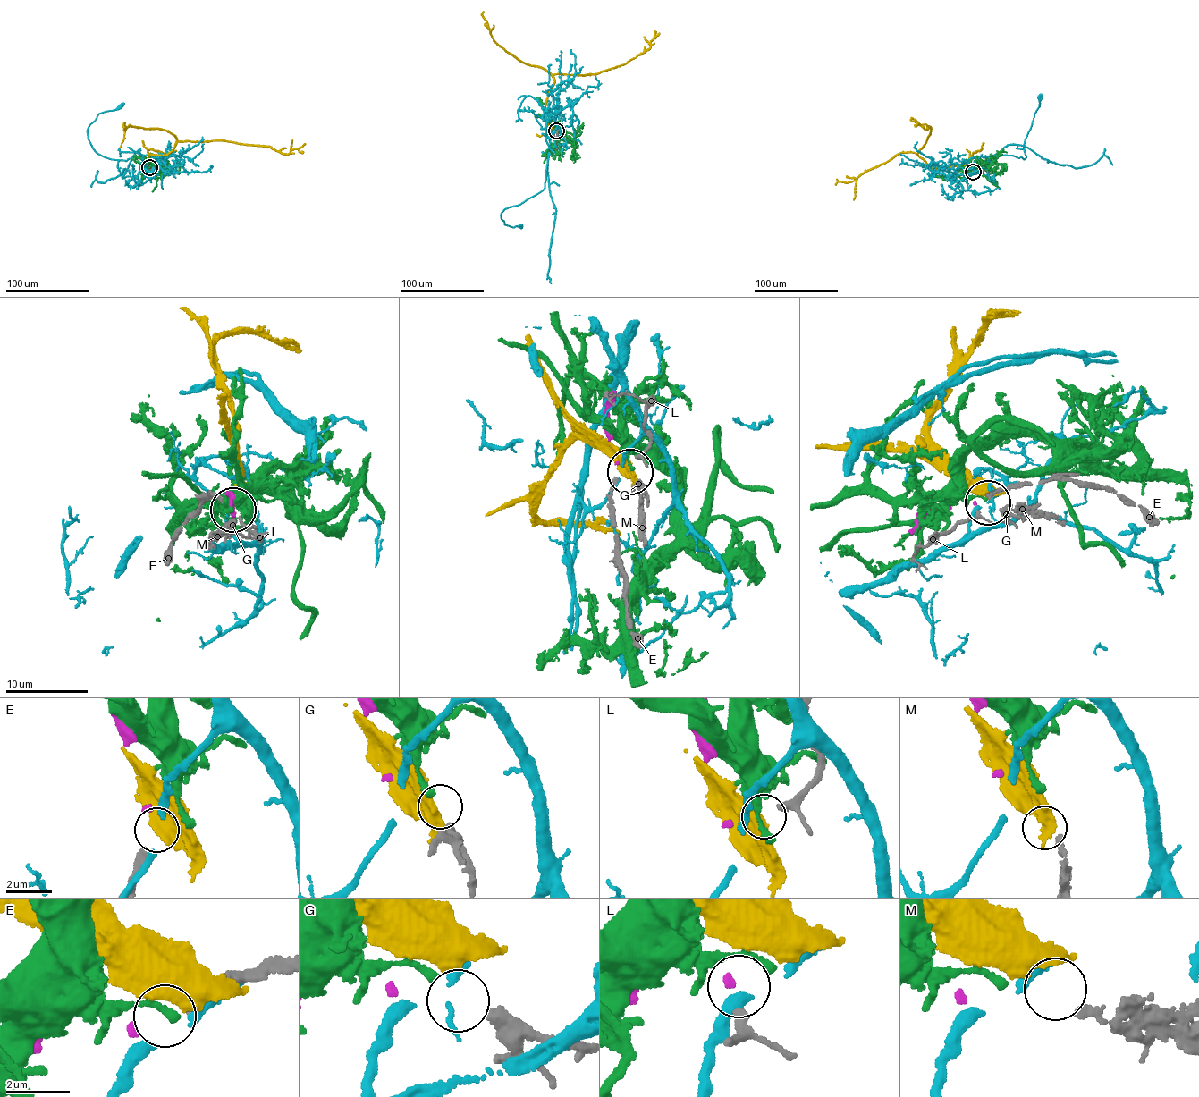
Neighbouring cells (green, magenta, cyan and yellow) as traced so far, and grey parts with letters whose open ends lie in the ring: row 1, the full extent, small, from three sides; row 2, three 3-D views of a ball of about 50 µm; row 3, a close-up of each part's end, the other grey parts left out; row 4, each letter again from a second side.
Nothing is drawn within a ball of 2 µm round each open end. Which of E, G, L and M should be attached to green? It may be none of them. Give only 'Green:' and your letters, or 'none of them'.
Green: G

